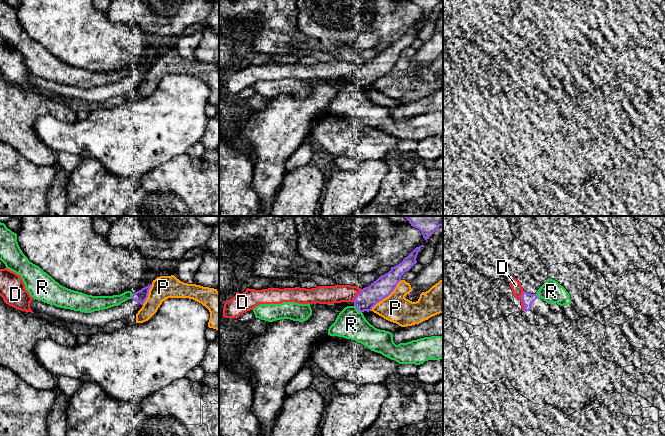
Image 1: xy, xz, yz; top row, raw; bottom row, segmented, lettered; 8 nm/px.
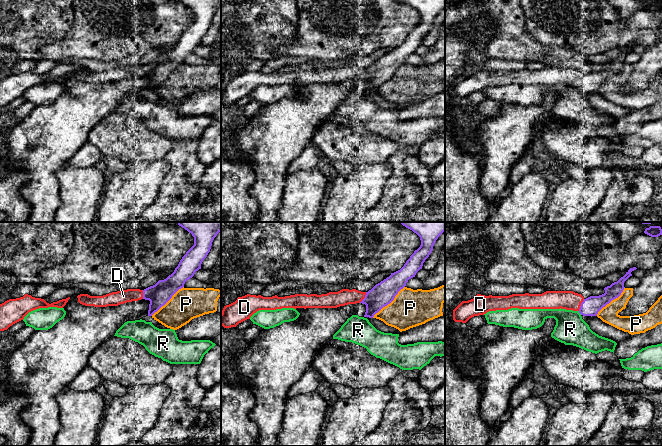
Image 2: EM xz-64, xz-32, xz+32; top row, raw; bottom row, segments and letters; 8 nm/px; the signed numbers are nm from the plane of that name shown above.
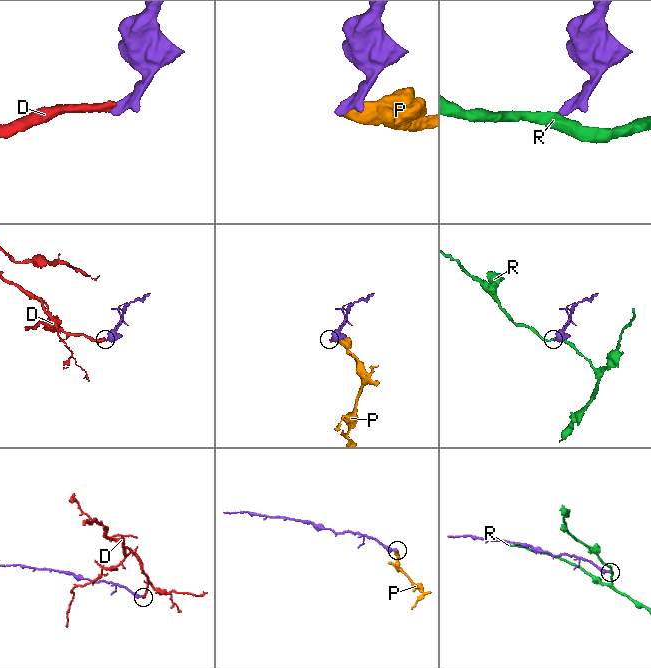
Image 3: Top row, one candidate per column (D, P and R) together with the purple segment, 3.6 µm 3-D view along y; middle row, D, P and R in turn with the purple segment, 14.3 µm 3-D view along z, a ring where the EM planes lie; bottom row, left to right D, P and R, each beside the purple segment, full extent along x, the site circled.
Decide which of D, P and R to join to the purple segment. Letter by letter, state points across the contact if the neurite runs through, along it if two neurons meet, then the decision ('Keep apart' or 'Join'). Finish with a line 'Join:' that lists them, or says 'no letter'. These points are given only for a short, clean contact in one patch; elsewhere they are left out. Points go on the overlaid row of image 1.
D: Join
P: Boundary: xz (401, 280), (387, 296), (370, 310). Keep apart
R: Keep apart
Join: D

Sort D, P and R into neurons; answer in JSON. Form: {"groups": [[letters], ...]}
{"groups": [["D"], ["P"], ["R"]]}

